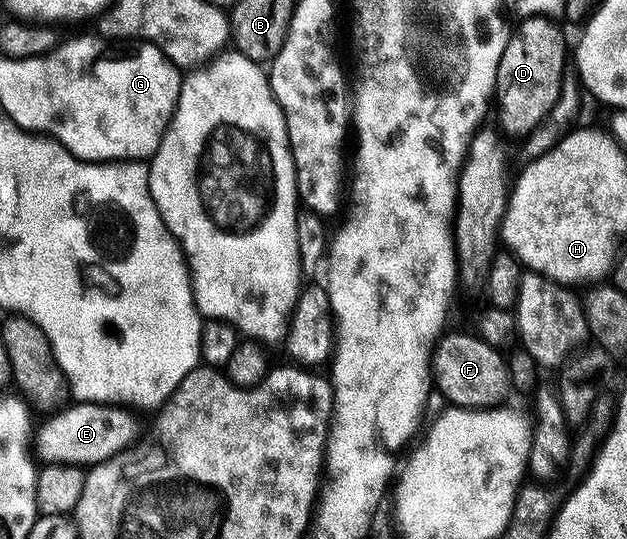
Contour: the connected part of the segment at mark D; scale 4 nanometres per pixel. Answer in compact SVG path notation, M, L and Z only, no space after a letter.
M529 16L519 21L519 29L512 32L509 43L505 47L505 55L501 55L501 63L497 67L497 79L495 80L494 100L499 101L499 125L498 128L504 134L511 137L527 137L539 124L550 118L551 110L560 99L562 85L565 78L563 60L568 60L569 50L563 41L562 28L550 16Z

